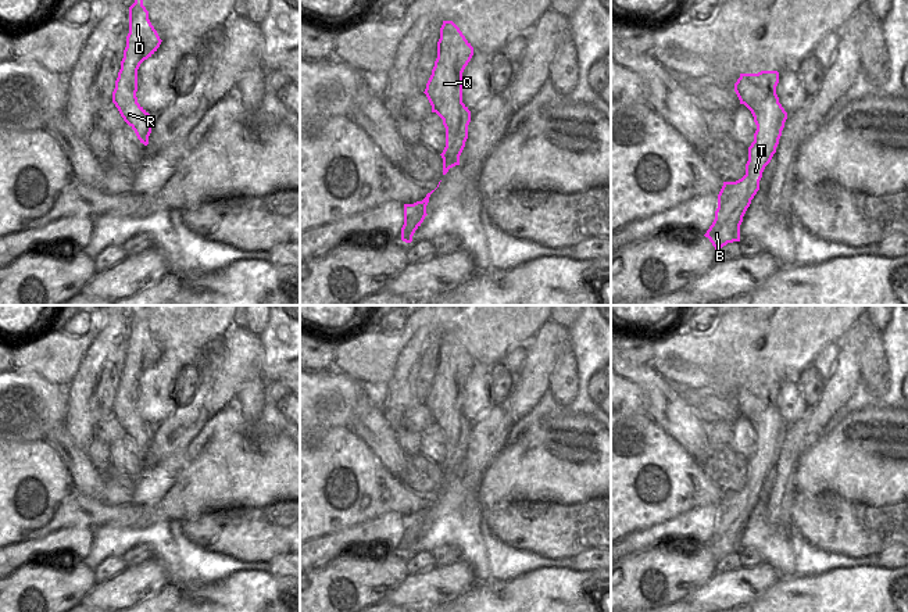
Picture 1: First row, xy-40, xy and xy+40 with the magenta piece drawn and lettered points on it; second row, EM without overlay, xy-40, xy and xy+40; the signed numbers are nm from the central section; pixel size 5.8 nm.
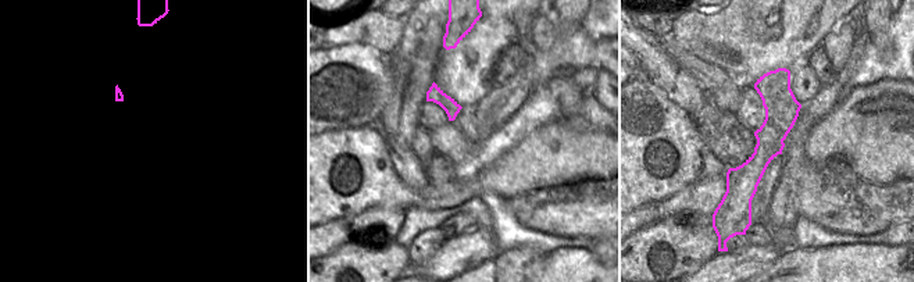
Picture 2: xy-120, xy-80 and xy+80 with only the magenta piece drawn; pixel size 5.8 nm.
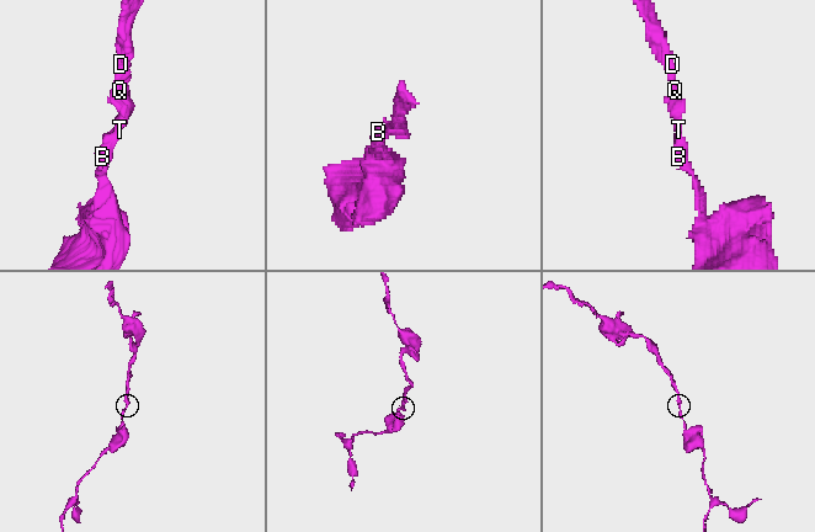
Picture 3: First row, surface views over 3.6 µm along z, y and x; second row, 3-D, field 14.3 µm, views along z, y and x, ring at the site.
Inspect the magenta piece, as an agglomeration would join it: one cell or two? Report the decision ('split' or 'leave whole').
leave whole

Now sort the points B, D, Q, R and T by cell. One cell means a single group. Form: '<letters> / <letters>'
B D Q R T

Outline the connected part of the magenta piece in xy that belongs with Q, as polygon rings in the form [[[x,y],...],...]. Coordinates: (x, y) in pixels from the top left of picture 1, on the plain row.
[[[443,332],[437,352],[437,369],[426,394],[425,405],[446,439],[443,486],[460,476],[468,450],[471,422],[462,414],[462,383],[473,366],[473,358],[453,332]]]

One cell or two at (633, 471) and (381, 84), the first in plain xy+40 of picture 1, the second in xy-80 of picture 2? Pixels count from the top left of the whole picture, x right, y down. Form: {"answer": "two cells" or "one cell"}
{"answer": "two cells"}

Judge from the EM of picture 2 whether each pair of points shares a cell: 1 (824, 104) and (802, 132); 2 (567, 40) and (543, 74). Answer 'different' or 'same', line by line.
1: same
2: same

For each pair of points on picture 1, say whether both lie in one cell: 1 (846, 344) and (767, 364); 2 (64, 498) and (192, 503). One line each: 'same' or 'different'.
1: different
2: same

